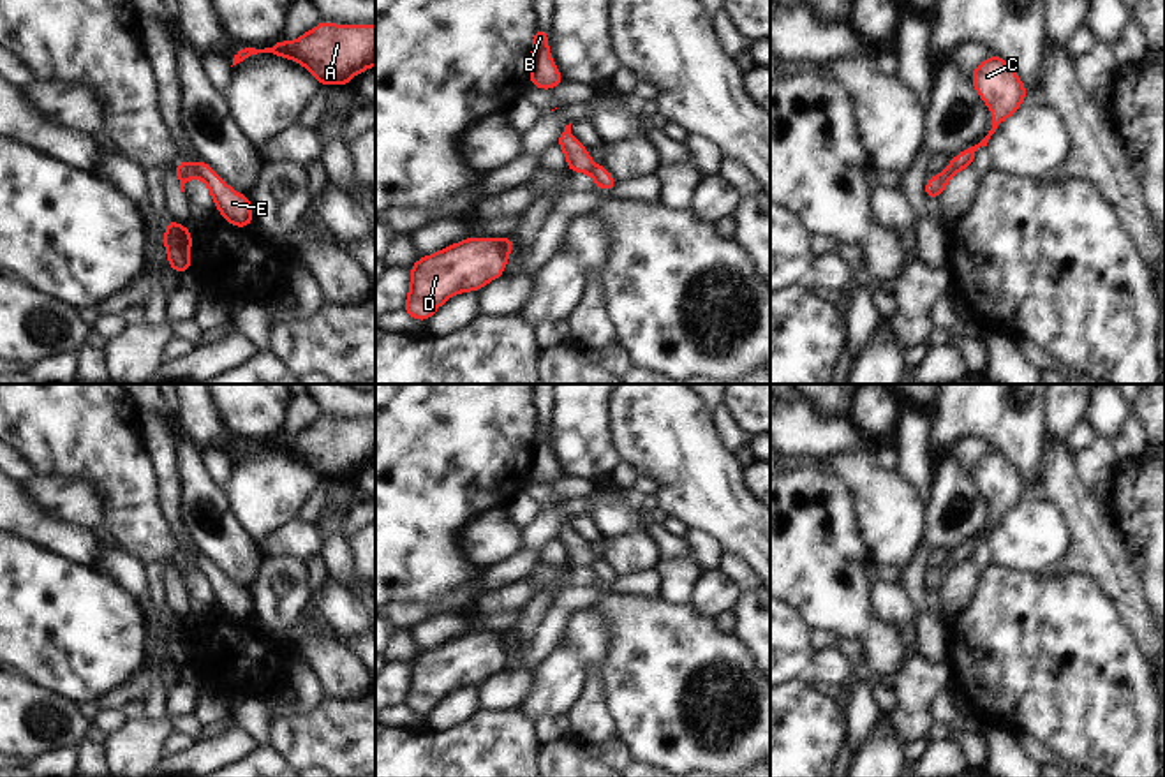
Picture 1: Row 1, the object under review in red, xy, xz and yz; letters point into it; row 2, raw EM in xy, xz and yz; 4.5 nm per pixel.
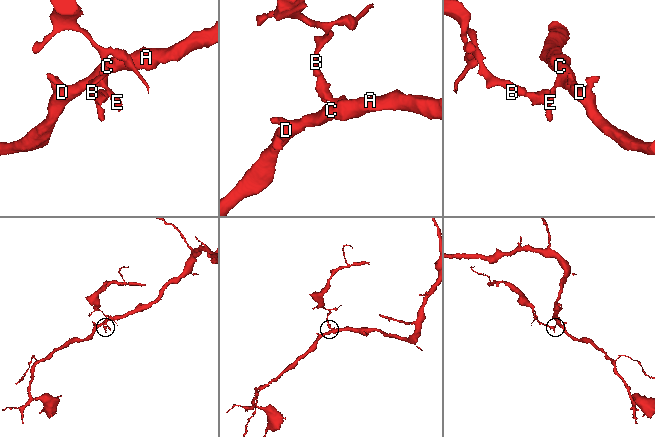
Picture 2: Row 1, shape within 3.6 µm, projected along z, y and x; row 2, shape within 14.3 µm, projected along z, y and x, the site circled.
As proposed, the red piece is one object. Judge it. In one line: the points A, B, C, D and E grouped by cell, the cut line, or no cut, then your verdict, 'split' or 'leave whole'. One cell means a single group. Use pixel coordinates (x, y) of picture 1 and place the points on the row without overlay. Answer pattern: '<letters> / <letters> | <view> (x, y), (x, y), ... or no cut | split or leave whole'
A C D E / B | xy (196, 559), (200, 571) | split

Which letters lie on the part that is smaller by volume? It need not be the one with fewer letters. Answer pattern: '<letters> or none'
B

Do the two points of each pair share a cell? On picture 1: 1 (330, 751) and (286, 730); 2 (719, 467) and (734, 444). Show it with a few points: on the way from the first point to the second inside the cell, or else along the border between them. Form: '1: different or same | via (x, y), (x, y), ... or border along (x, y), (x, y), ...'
1: same | via (319, 740), (296, 737)
2: different | border along (709, 414), (719, 441), (734, 455)

